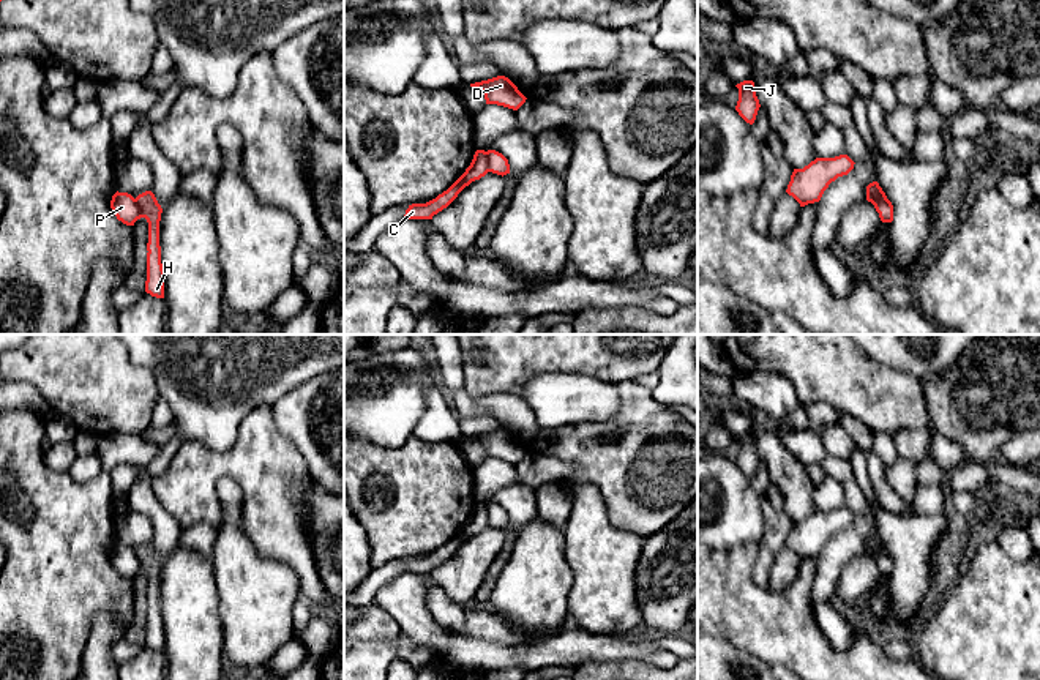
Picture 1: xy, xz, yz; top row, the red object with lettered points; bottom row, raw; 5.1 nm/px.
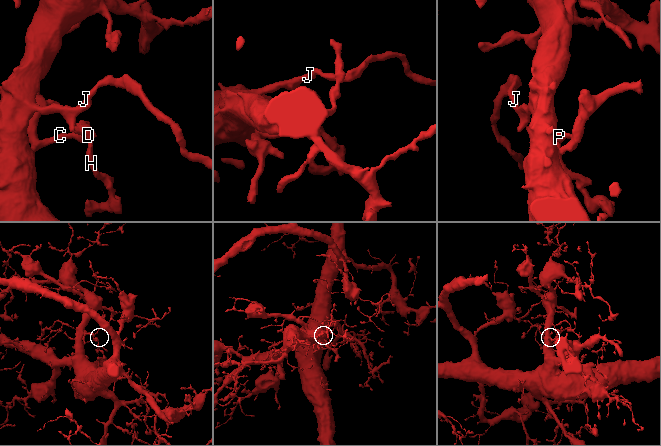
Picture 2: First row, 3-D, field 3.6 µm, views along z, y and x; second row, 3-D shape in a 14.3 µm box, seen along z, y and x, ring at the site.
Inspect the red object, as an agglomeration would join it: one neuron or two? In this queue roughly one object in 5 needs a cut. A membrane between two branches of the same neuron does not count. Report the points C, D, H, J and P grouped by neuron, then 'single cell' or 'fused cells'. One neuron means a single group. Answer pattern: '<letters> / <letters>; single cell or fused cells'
C D H J P; single cell

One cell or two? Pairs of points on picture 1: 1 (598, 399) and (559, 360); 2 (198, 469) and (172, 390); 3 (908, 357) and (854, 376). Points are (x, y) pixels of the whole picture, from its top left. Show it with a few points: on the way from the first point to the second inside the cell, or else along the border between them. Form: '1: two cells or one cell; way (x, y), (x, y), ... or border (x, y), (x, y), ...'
1: two cells; border (534, 374), (586, 373), (606, 381)
2: two cells; border (183, 440), (199, 440), (215, 450), (224, 450)
3: two cells; border (864, 351), (881, 362), (911, 373), (920, 381)

